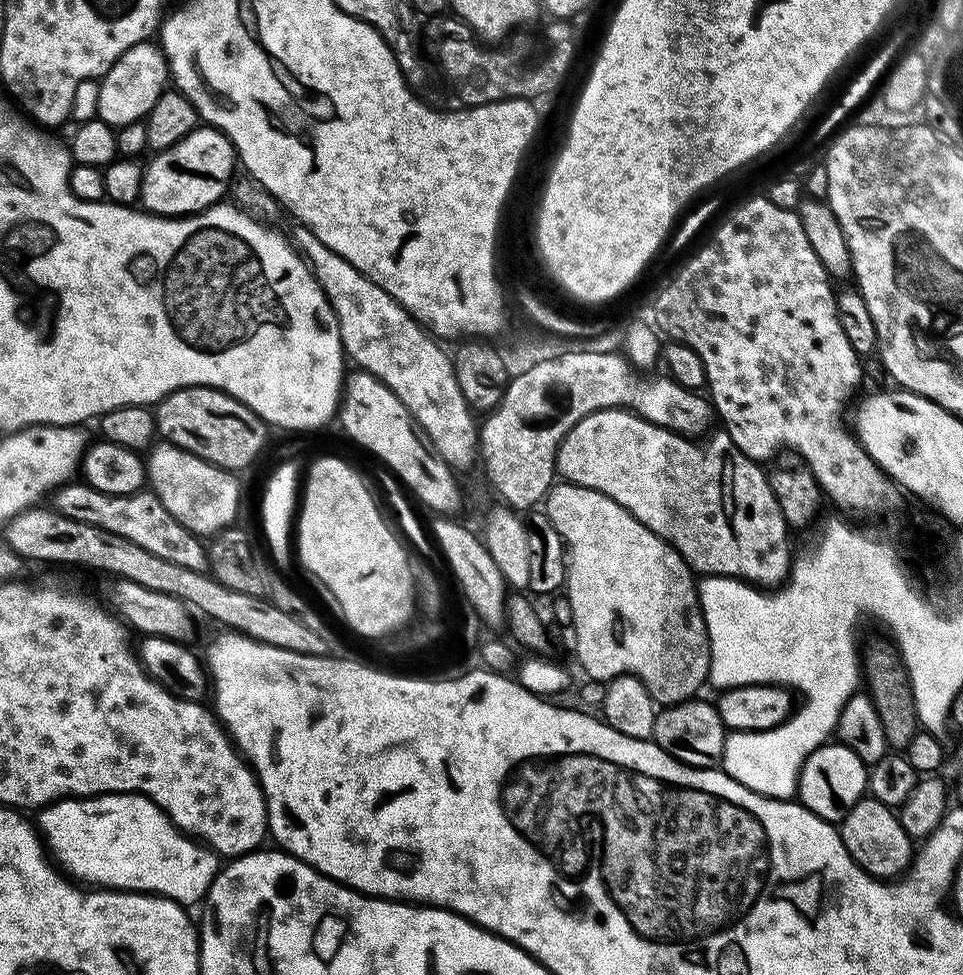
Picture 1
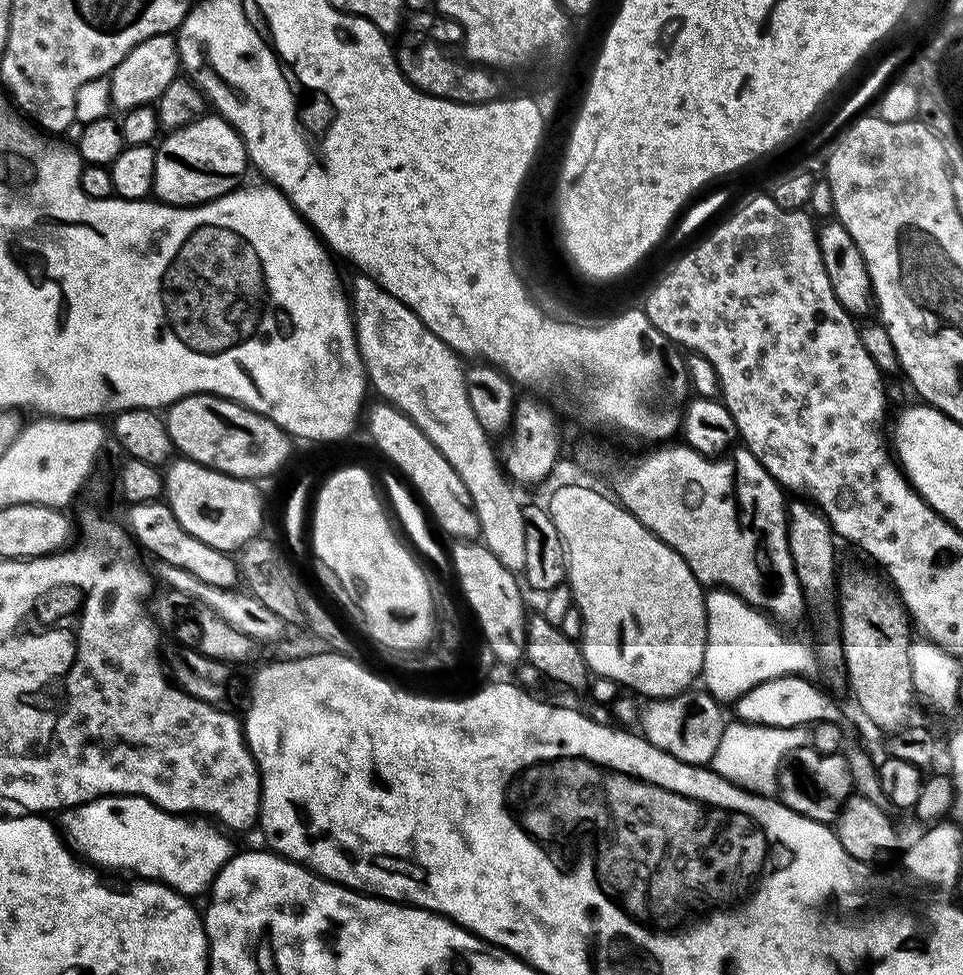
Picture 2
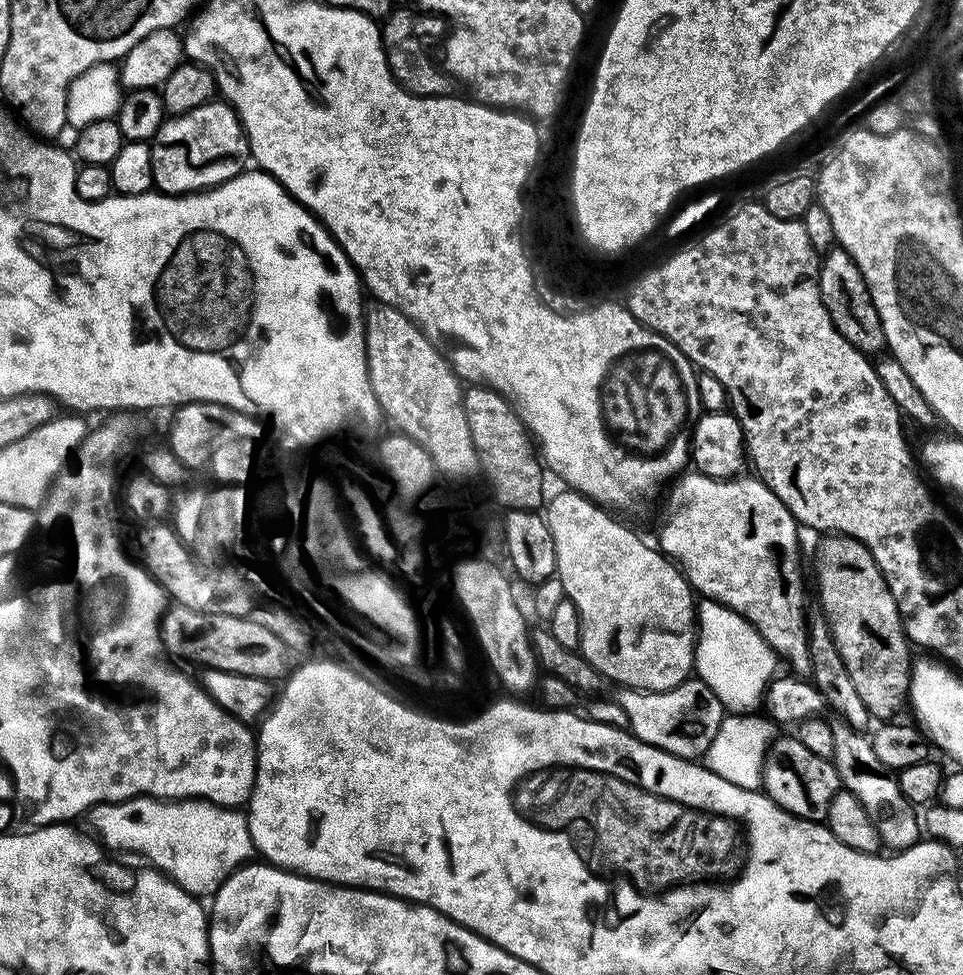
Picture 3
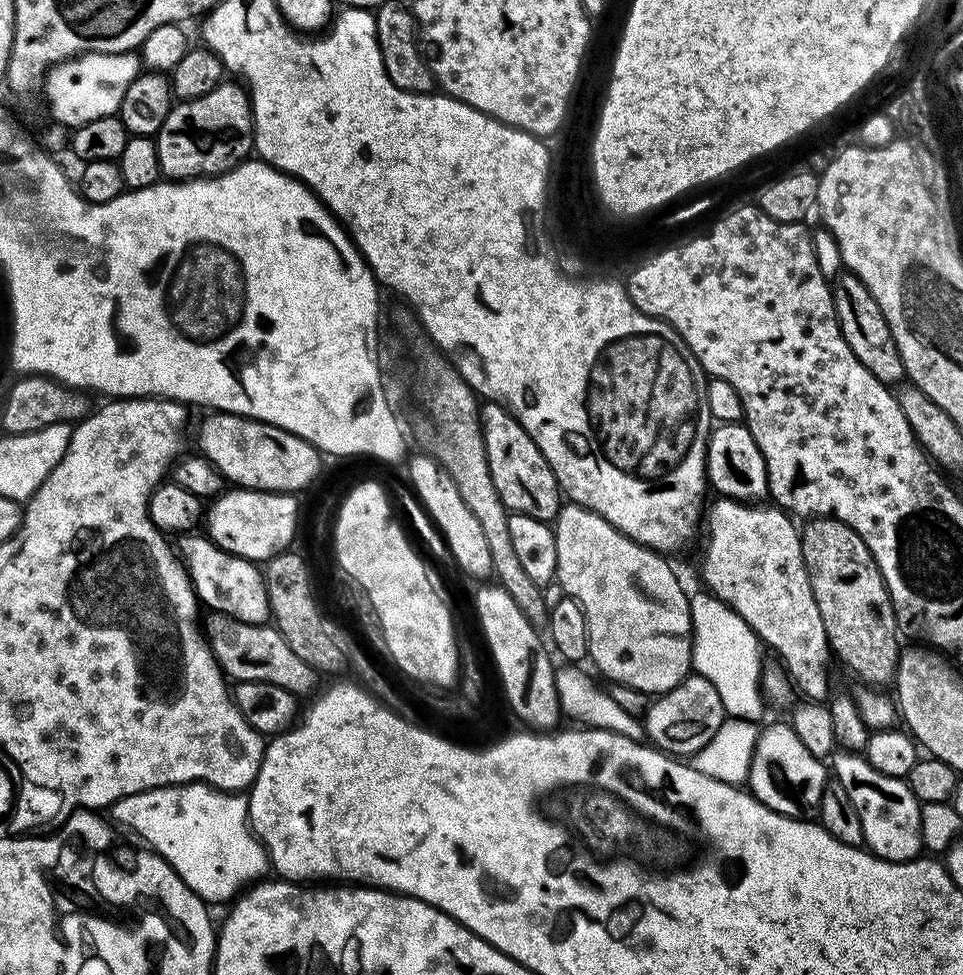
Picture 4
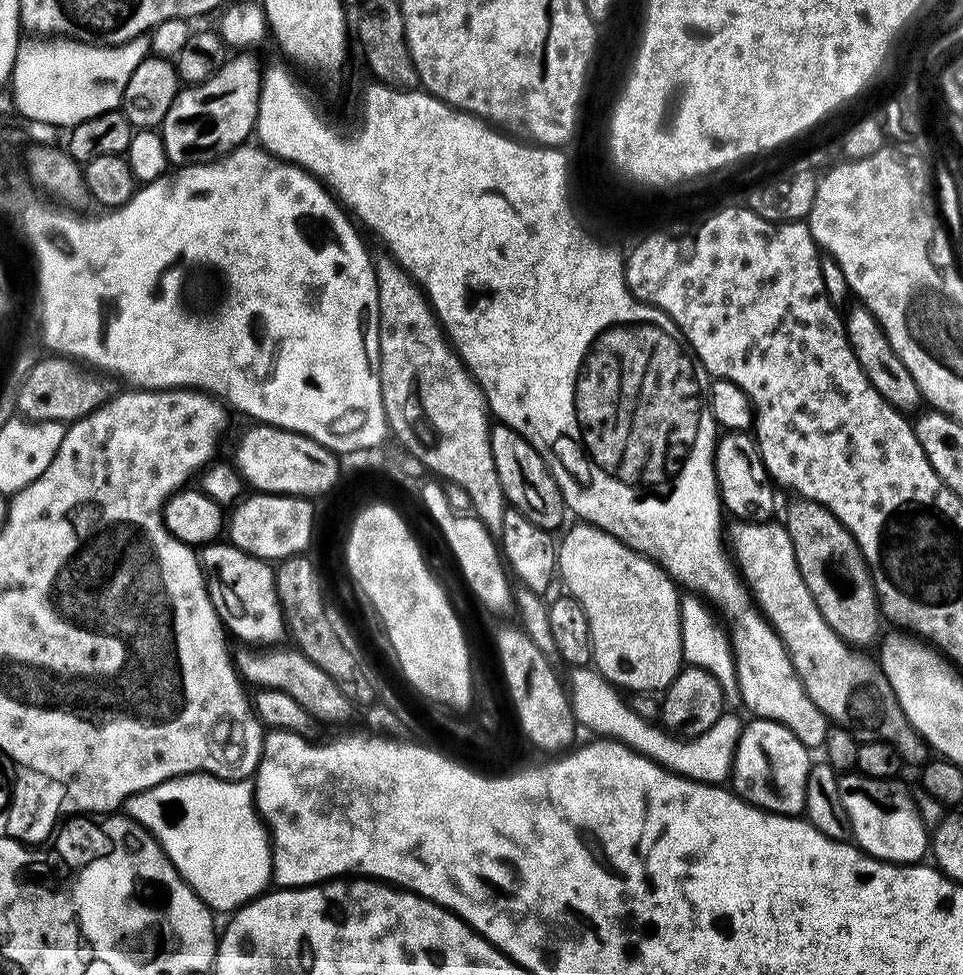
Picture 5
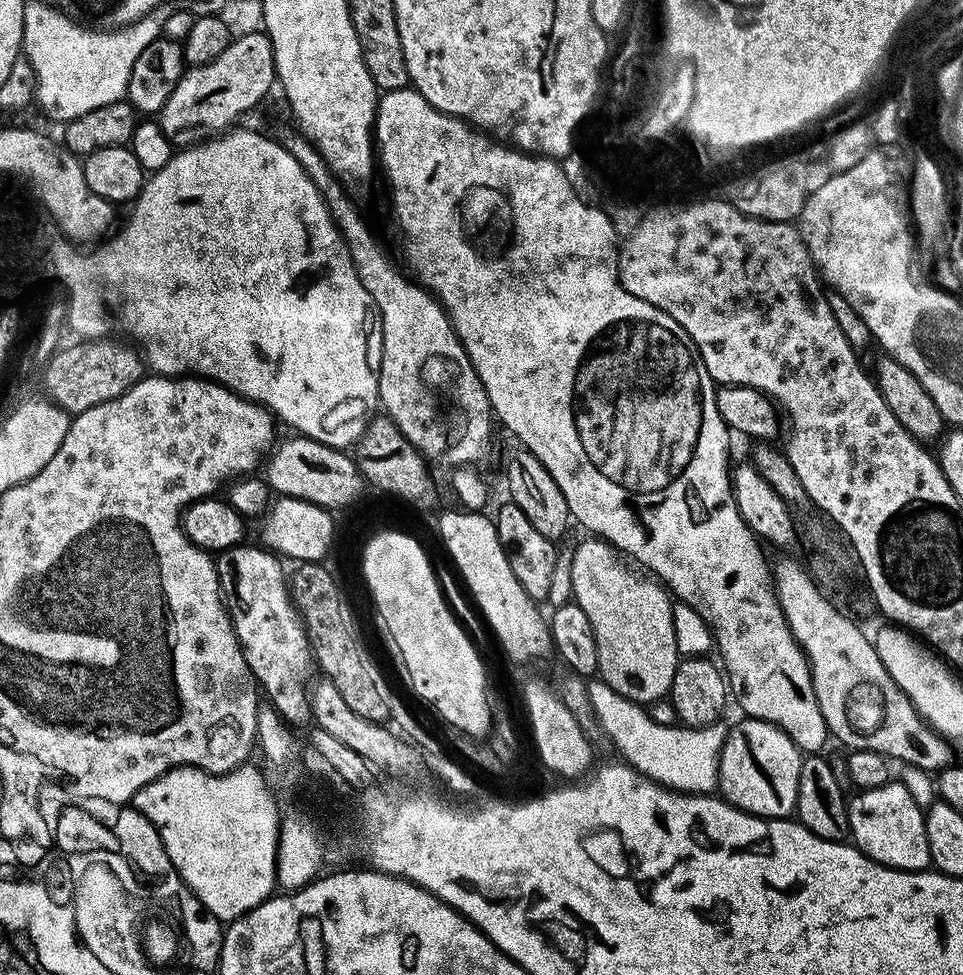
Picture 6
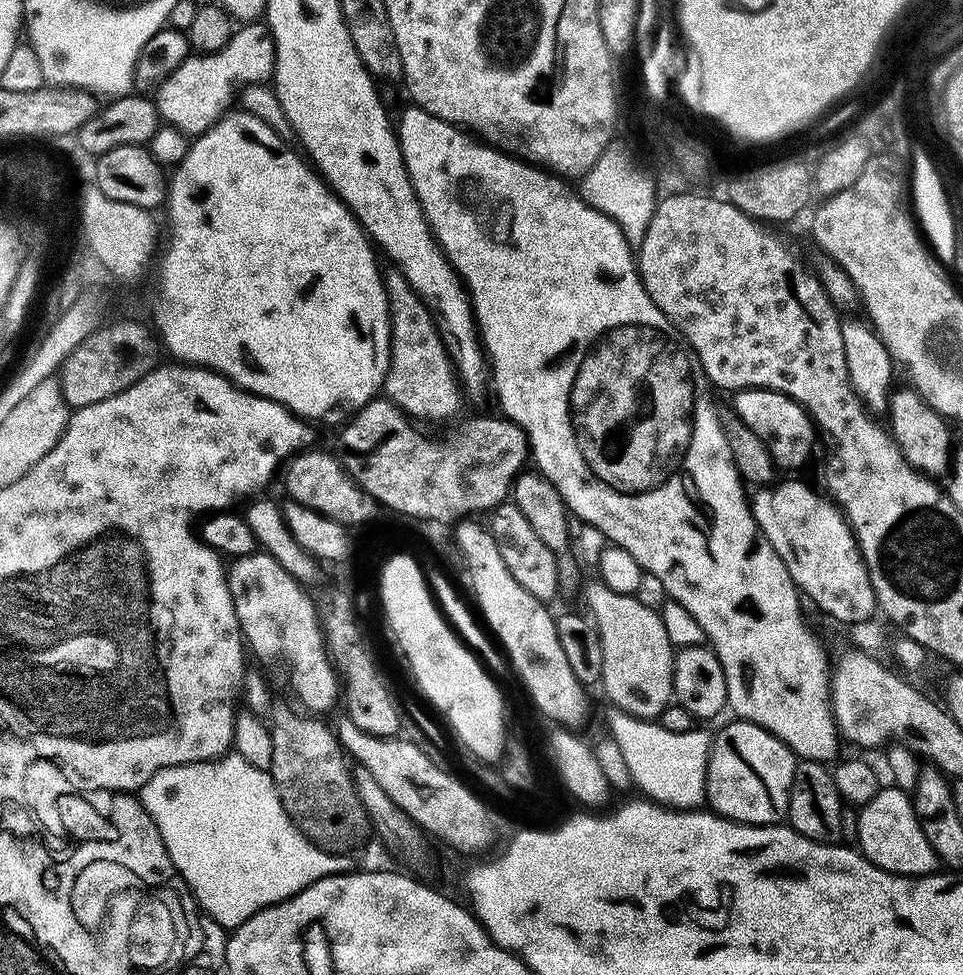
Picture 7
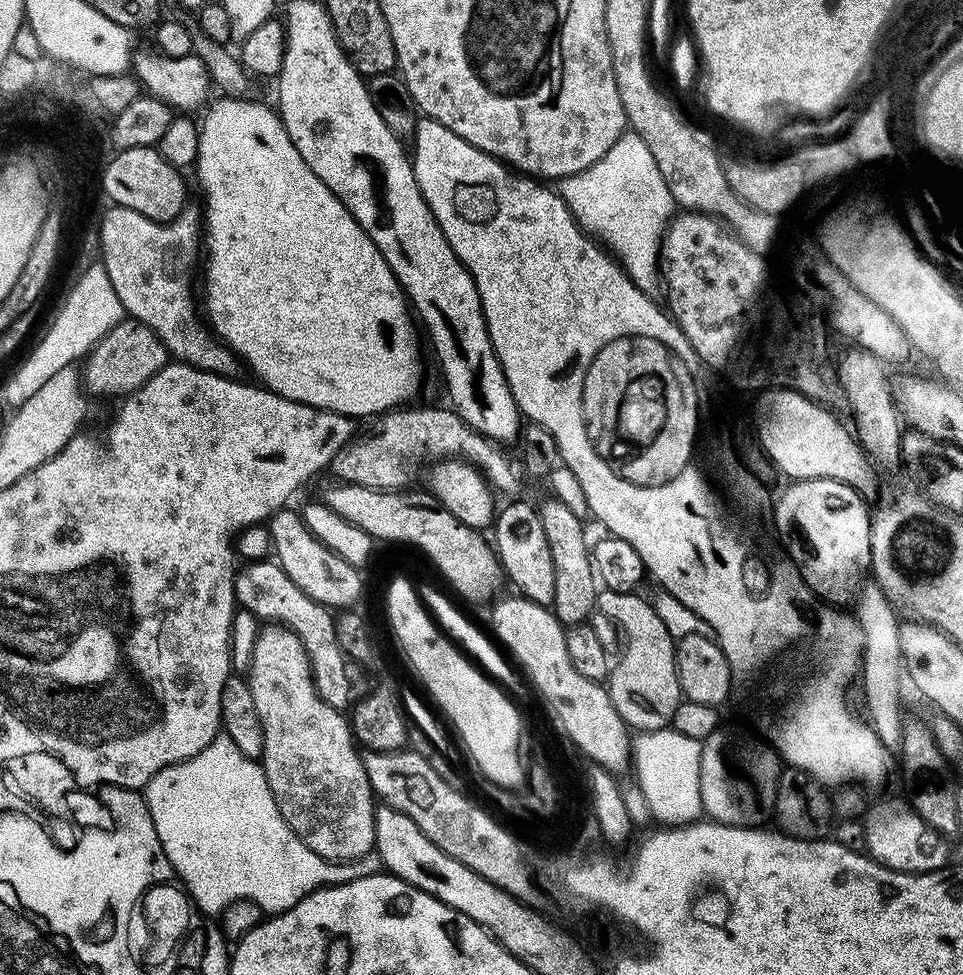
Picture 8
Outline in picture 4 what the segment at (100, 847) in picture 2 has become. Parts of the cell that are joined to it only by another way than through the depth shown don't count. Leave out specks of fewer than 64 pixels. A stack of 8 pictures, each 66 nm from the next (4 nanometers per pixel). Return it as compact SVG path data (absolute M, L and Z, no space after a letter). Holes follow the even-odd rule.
M199 782L174 784L170 788L152 788L149 792L122 798L111 805L111 812L113 821L118 820L142 836L148 843L145 845L157 852L176 871L178 878L182 878L182 882L186 882L186 886L190 886L190 890L209 905L215 906L223 900L231 901L241 895L246 886L259 881L265 875L264 871L269 871L268 853L256 839L252 825L248 822L247 795L222 792L219 788Z

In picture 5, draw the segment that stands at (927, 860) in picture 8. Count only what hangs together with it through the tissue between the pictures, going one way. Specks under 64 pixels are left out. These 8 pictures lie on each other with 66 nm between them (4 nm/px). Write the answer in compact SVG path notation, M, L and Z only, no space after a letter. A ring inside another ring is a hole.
M844 774L839 781L850 836L861 852L867 852L875 860L885 860L887 864L919 864L929 855L930 832L919 816L913 793L909 789L896 784L898 782L895 779L863 774Z

